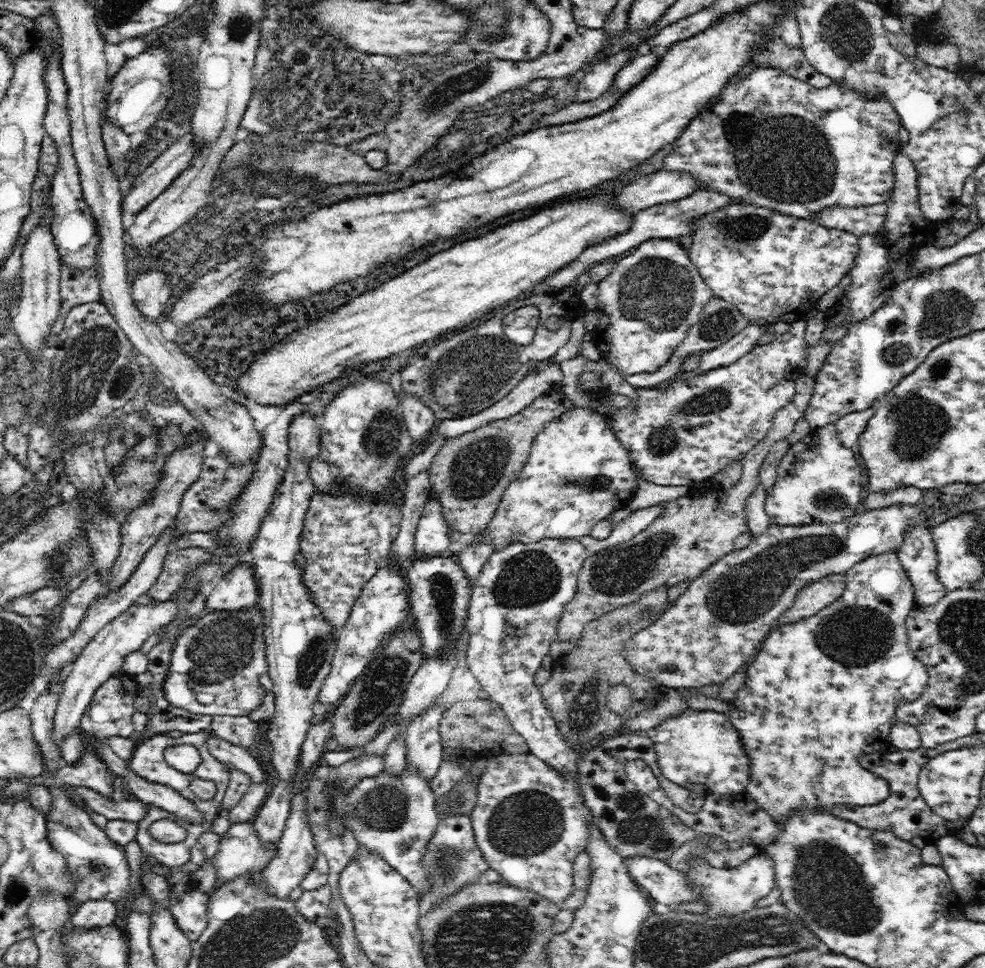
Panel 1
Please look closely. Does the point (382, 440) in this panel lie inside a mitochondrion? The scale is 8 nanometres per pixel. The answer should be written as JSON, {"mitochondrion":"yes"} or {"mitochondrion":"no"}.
{"mitochondrion":"yes"}

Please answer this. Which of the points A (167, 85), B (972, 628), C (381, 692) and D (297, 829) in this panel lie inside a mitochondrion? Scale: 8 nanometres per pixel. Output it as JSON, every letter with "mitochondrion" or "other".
{"A":"other","B":"mitochondrion","C":"mitochondrion","D":"other"}

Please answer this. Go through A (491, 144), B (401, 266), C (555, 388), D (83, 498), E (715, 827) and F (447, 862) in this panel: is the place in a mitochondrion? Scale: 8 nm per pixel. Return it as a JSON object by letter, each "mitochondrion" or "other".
{"A":"other","B":"other","C":"other","D":"other","E":"other","F":"mitochondrion"}

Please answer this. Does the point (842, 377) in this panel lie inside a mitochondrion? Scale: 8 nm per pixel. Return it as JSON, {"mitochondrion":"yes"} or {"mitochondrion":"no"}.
{"mitochondrion":"no"}

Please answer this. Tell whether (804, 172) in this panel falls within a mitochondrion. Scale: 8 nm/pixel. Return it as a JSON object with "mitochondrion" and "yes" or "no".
{"mitochondrion":"yes"}

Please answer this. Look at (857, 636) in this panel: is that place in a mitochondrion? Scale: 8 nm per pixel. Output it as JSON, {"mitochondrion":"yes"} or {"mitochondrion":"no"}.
{"mitochondrion":"yes"}

